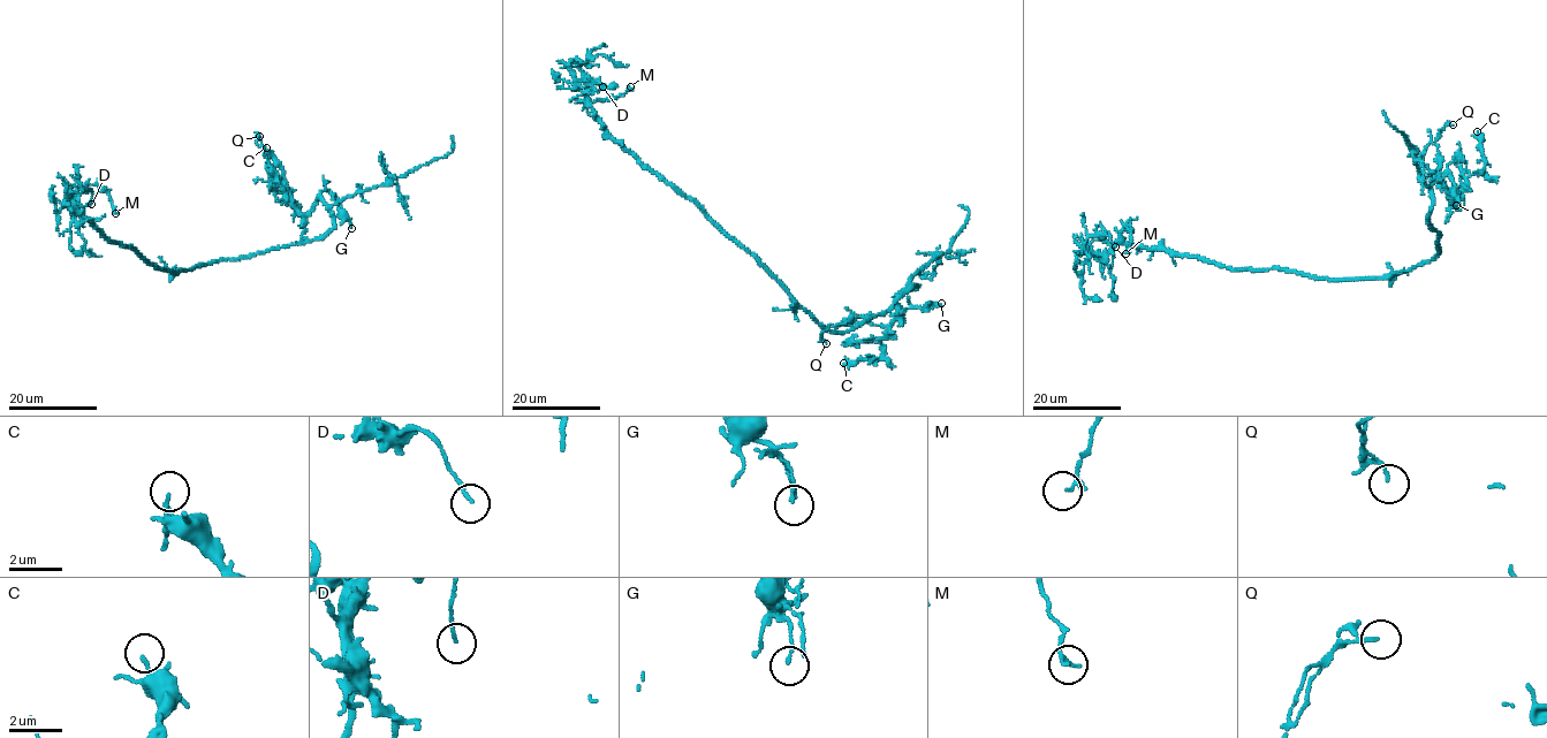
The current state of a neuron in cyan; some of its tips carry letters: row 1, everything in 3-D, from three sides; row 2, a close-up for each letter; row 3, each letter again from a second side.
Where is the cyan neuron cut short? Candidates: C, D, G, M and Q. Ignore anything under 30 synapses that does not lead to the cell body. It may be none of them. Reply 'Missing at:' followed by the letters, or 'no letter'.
Missing at: no letter

